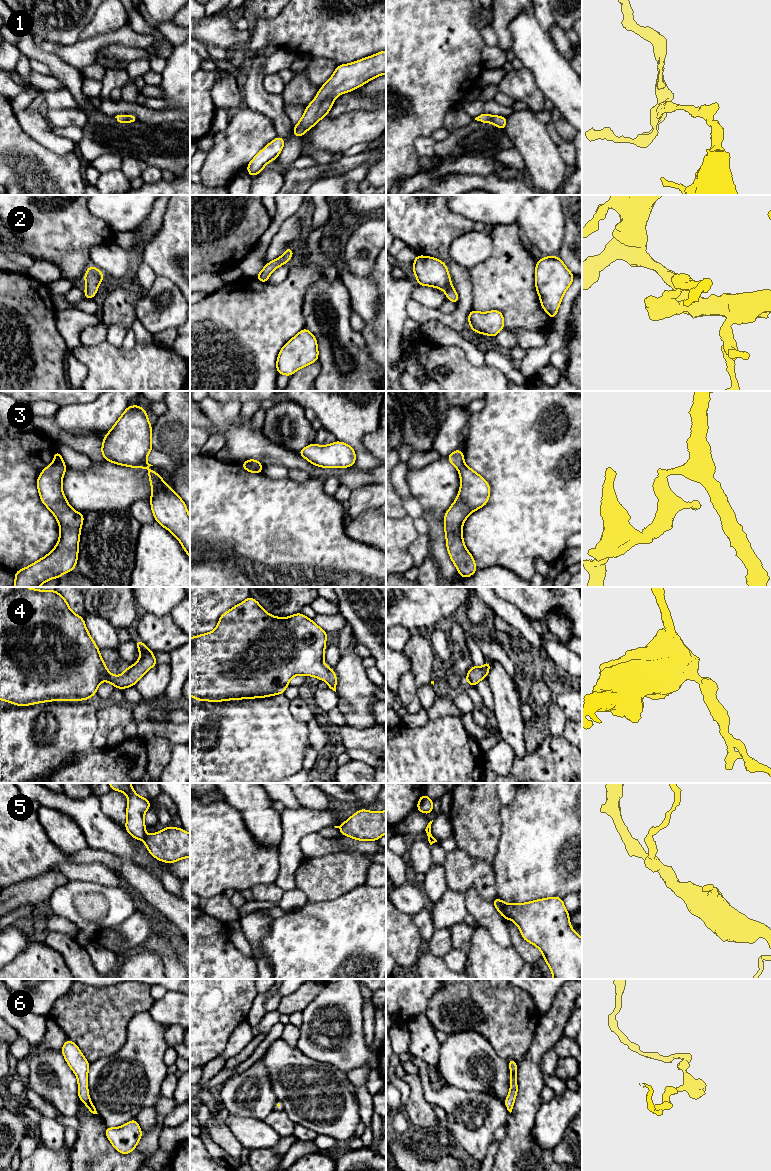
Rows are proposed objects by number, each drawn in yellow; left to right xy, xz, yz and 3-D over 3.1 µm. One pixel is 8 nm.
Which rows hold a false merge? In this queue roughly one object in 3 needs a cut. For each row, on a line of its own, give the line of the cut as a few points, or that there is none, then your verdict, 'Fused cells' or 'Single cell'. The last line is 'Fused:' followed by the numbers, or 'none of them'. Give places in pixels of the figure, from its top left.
1: No split. Single cell
2: No split. Single cell
3: Split along xz (245, 461), (251, 465), (261, 466). Fused cells
4: No split. Single cell
5: Split along xy (146, 836), (142, 839). Fused cells
6: No split. Single cell
Fused: 3, 5

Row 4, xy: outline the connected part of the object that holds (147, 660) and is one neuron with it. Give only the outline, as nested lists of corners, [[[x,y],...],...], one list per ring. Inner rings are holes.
[[[0,587],[0,700],[21,707],[47,701],[88,700],[97,694],[101,681],[122,690],[131,687],[158,663],[152,651],[140,639],[135,643],[140,651],[138,661],[125,668],[122,675],[112,675],[87,631],[84,619],[72,612],[67,600],[56,590]]]

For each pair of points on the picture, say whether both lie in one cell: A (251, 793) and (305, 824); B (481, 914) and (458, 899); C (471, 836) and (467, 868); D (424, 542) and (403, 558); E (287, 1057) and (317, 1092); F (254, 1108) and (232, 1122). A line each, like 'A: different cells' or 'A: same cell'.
A: different cells
B: different cells
C: different cells
D: different cells
E: same cell
F: different cells

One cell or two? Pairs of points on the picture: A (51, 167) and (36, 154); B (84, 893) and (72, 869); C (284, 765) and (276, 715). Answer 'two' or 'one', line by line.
A: one
B: two
C: one

